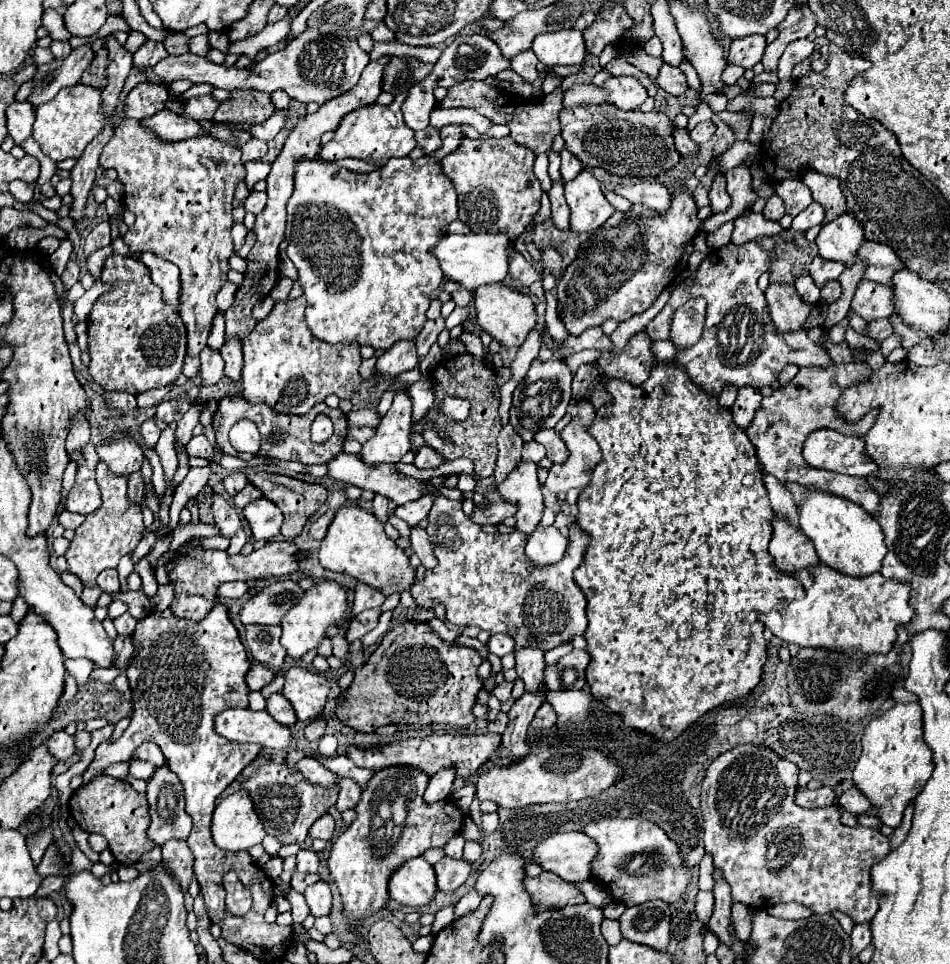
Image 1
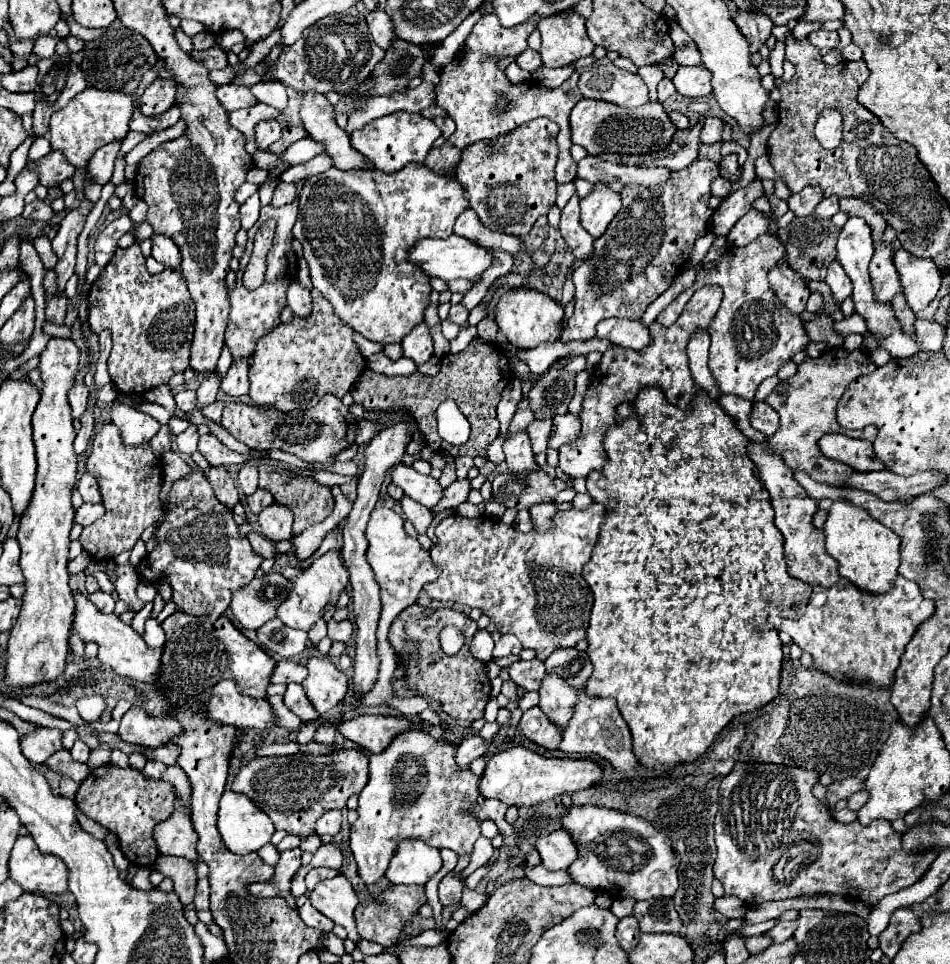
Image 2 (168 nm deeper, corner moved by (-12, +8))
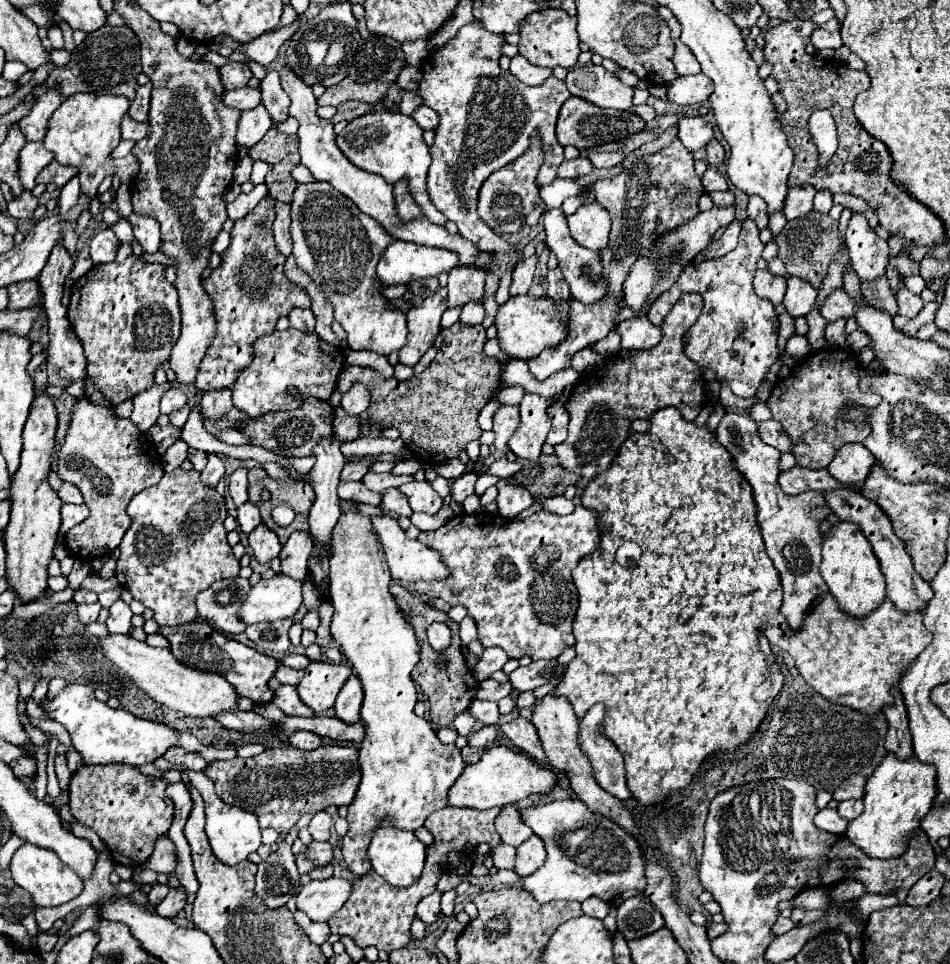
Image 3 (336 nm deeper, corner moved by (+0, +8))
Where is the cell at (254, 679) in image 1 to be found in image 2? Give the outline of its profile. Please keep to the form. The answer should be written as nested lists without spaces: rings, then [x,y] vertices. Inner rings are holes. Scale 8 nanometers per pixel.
[[[281,660],[281,662],[277,662],[271,682],[285,682],[285,684],[297,682],[297,684],[301,684],[305,678],[307,678],[307,666],[293,662],[293,660]]]

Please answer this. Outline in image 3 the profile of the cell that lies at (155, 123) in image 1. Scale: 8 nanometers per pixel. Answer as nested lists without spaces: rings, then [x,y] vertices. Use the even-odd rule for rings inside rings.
[[[125,116],[121,122],[121,138],[125,140],[143,140],[149,132],[149,124],[147,122],[135,122],[131,116]]]

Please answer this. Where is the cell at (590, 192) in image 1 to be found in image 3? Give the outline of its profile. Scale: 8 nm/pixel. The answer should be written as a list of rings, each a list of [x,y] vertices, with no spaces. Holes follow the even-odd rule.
[[[591,202],[591,204],[579,206],[577,212],[567,218],[567,222],[569,222],[571,236],[581,246],[595,250],[595,252],[599,252],[601,248],[607,246],[611,220],[609,220],[609,214],[605,212],[605,208],[601,208],[599,204]]]

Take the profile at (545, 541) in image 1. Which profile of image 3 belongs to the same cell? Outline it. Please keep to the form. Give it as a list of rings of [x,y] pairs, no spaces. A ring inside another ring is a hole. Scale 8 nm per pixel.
[[[499,480],[497,488],[499,488],[497,506],[499,506],[501,516],[505,518],[515,518],[517,512],[527,510],[533,504],[533,496],[523,486],[517,486],[517,484],[513,486],[513,482],[509,480]]]

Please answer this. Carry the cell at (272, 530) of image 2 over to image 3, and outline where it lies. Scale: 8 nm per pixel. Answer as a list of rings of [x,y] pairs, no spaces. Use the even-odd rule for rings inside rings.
[[[259,524],[249,534],[249,546],[253,548],[253,554],[259,562],[269,562],[271,558],[279,556],[279,550],[281,550],[277,534],[273,534],[265,524]]]

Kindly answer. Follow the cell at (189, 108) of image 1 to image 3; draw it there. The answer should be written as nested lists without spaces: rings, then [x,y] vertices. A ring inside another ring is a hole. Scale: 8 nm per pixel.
[[[239,88],[239,90],[225,90],[223,92],[223,102],[231,108],[237,108],[237,110],[251,110],[255,106],[259,106],[261,102],[261,92],[259,88]]]

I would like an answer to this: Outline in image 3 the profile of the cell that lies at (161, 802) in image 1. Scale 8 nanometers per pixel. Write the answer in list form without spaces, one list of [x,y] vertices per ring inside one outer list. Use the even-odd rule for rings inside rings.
[[[167,836],[157,838],[155,840],[155,850],[153,850],[151,858],[145,862],[145,868],[169,874],[169,872],[175,870],[175,866],[177,866],[177,854],[175,854],[173,842]]]

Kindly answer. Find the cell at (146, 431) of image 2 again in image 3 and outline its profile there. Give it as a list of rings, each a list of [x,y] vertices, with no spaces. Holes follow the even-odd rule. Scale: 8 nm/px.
[[[169,384],[167,386],[151,386],[149,390],[137,394],[133,398],[133,412],[131,412],[131,422],[141,430],[141,432],[147,432],[159,418],[159,398],[161,394],[169,390]]]

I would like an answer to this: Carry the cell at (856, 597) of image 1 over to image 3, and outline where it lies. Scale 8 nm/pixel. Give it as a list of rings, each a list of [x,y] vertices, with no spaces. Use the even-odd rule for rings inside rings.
[[[825,592],[797,632],[787,638],[787,652],[795,658],[799,674],[825,698],[873,714],[891,704],[889,694],[901,668],[915,660],[929,644],[929,630],[923,626],[921,612],[901,612],[889,598],[863,618],[841,612],[837,600]]]

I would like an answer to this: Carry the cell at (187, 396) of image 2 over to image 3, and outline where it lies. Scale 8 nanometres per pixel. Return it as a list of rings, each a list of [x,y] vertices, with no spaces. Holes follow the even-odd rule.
[[[171,388],[169,392],[165,392],[165,396],[161,398],[161,412],[163,414],[171,414],[173,410],[179,410],[187,404],[187,396],[181,388]]]

